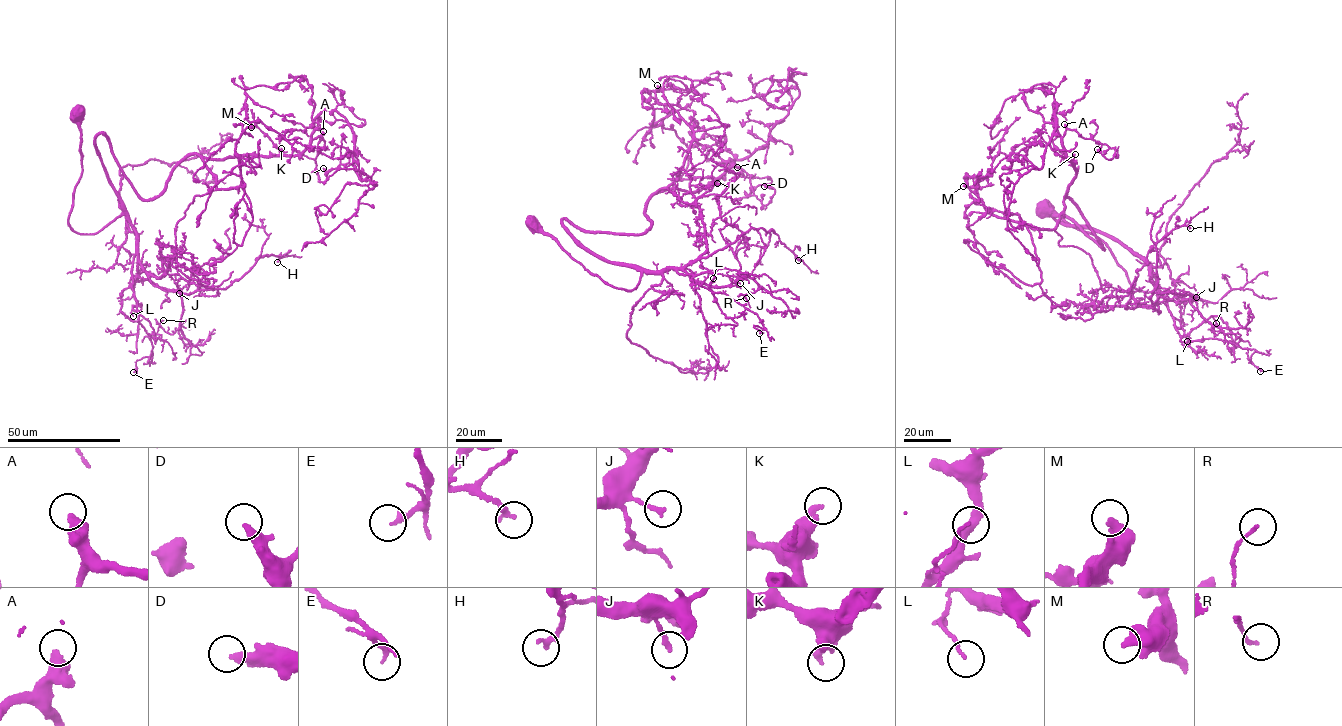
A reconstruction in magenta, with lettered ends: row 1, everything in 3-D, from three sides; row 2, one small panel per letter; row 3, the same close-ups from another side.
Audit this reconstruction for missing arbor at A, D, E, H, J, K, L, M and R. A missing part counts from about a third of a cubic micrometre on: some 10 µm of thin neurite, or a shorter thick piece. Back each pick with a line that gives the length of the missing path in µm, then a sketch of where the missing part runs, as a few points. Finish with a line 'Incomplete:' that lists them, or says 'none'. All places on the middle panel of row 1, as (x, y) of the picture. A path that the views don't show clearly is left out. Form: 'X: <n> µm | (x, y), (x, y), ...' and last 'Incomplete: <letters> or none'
Incomplete: none

